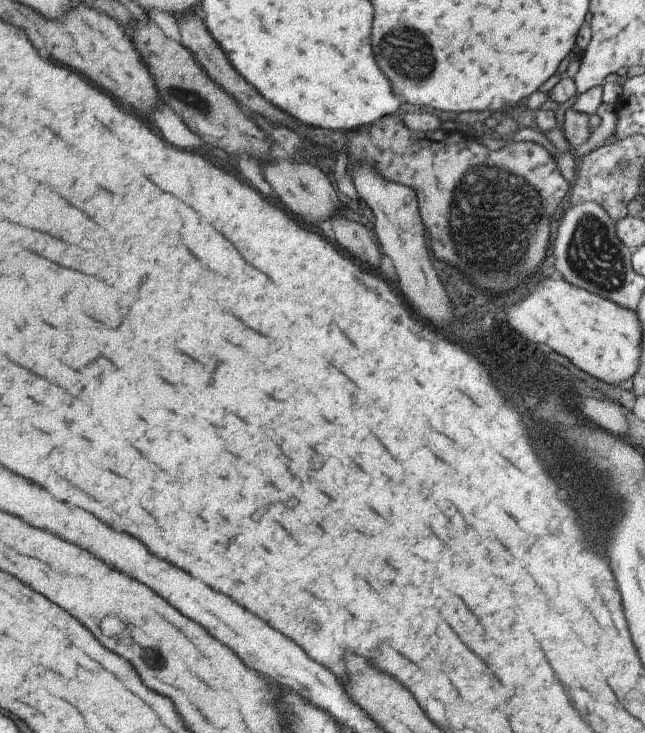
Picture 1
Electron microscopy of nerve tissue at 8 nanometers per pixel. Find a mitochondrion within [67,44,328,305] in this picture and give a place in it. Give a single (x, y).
(197, 101)

